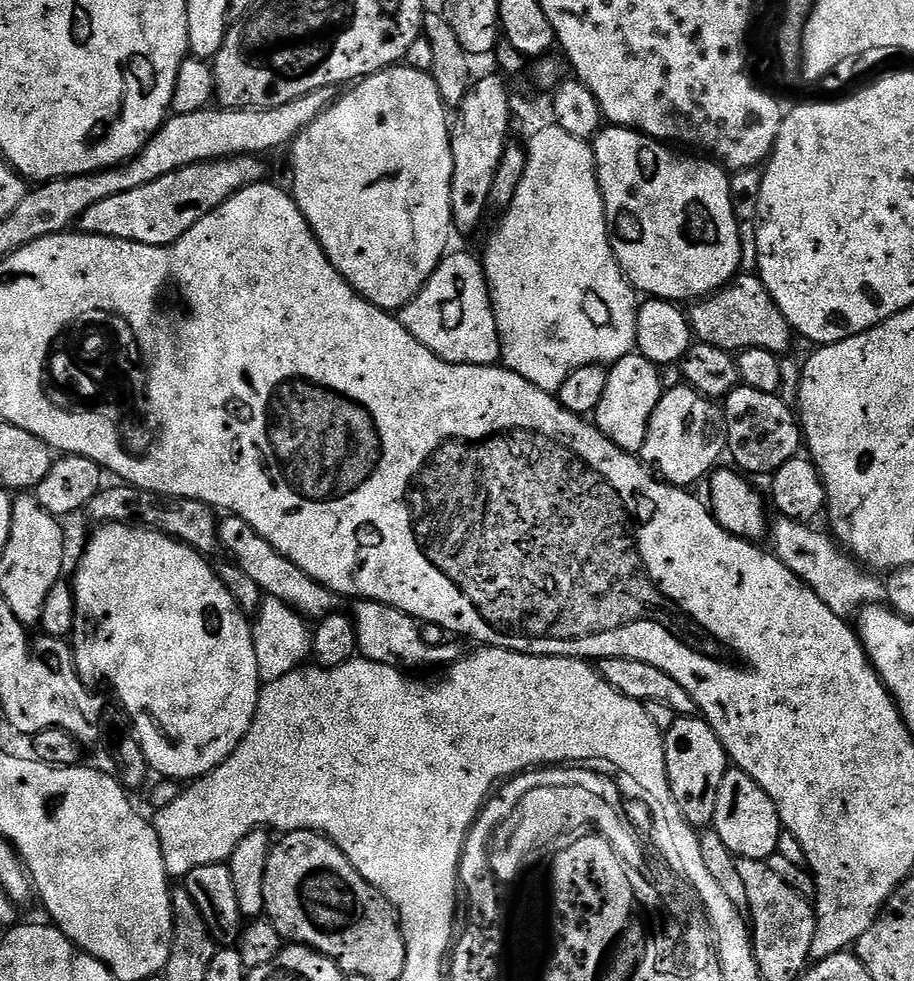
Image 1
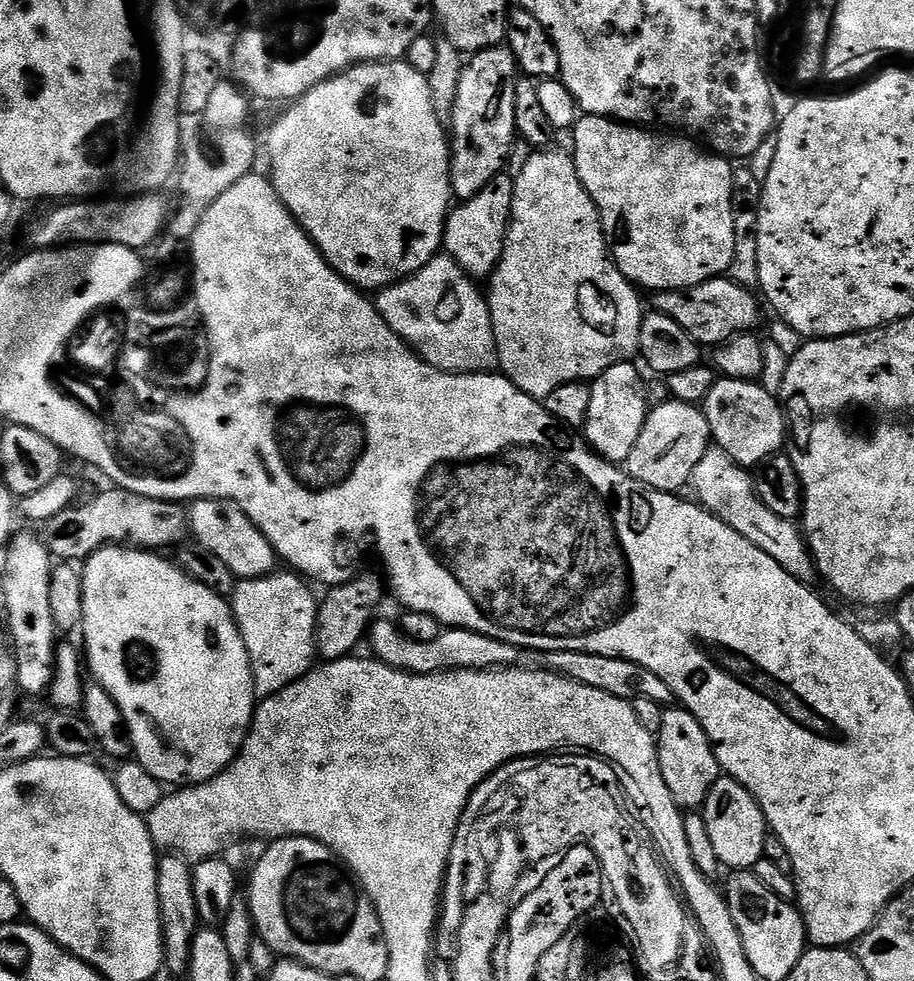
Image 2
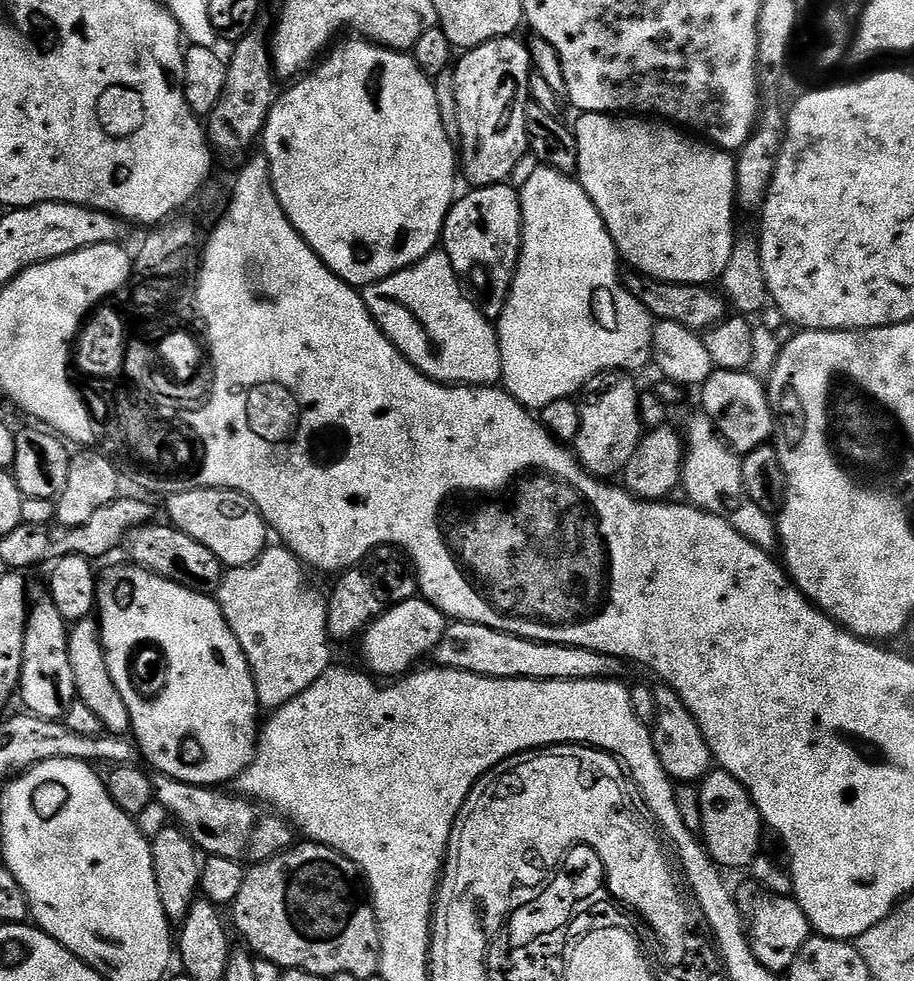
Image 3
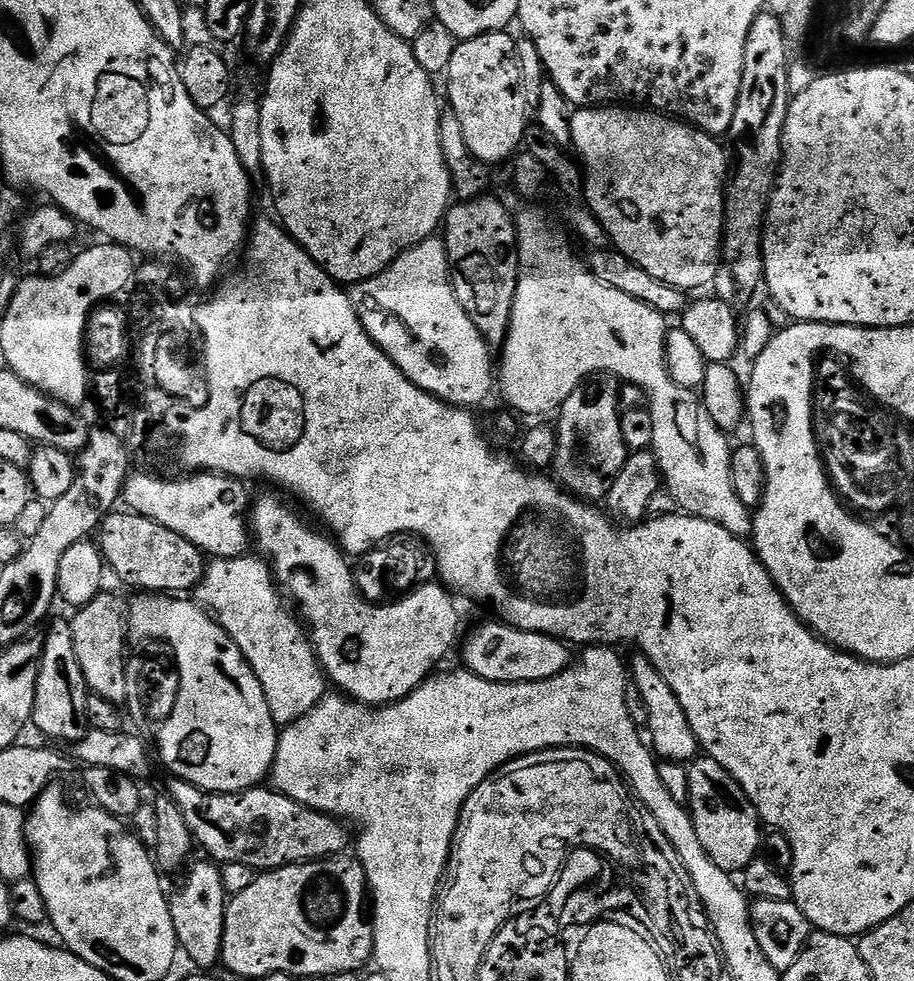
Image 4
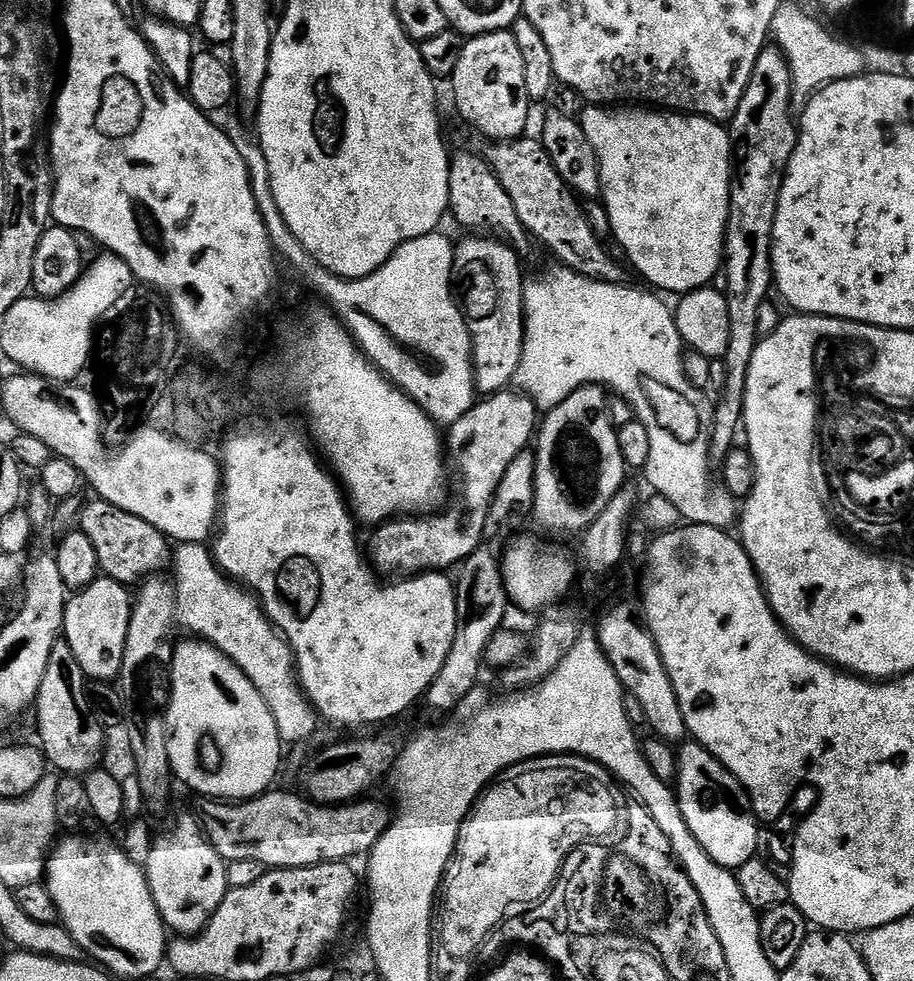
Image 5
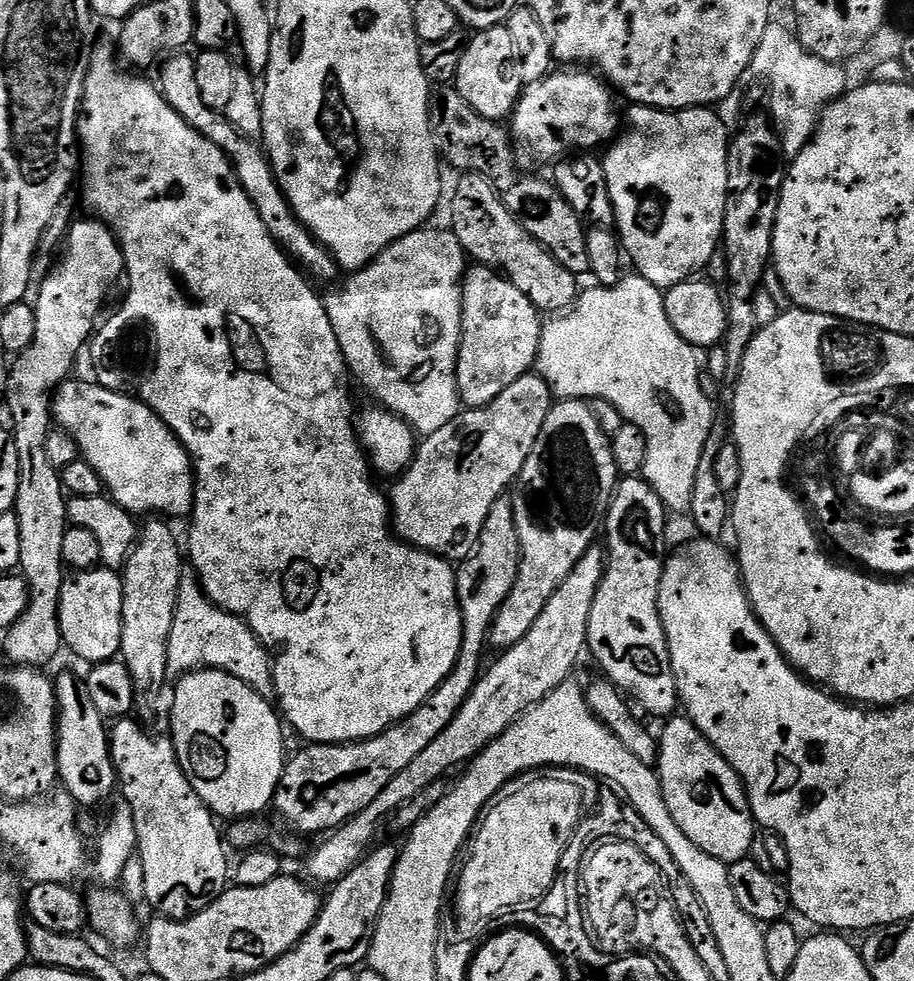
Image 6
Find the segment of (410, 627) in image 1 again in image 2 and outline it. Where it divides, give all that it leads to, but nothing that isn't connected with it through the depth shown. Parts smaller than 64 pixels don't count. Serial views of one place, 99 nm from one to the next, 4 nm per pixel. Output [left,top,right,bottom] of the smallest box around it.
[370,619,521,676]

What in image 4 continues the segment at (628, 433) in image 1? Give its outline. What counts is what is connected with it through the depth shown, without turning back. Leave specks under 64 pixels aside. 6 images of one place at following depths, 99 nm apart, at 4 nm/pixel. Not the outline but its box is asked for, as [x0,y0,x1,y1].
[551,374,630,502]

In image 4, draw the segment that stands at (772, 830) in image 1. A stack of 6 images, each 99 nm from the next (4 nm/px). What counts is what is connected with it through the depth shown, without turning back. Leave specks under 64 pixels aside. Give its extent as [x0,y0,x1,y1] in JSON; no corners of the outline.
[687,755,762,874]

